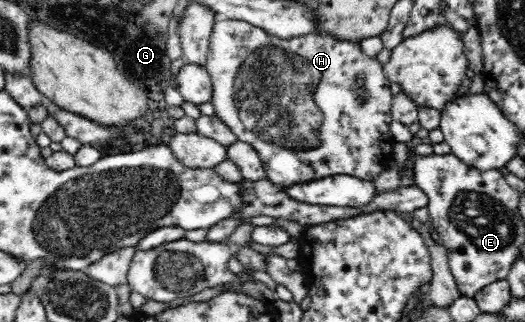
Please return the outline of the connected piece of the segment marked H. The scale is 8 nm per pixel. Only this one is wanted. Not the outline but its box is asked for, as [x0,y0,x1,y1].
[204,18,396,187]

